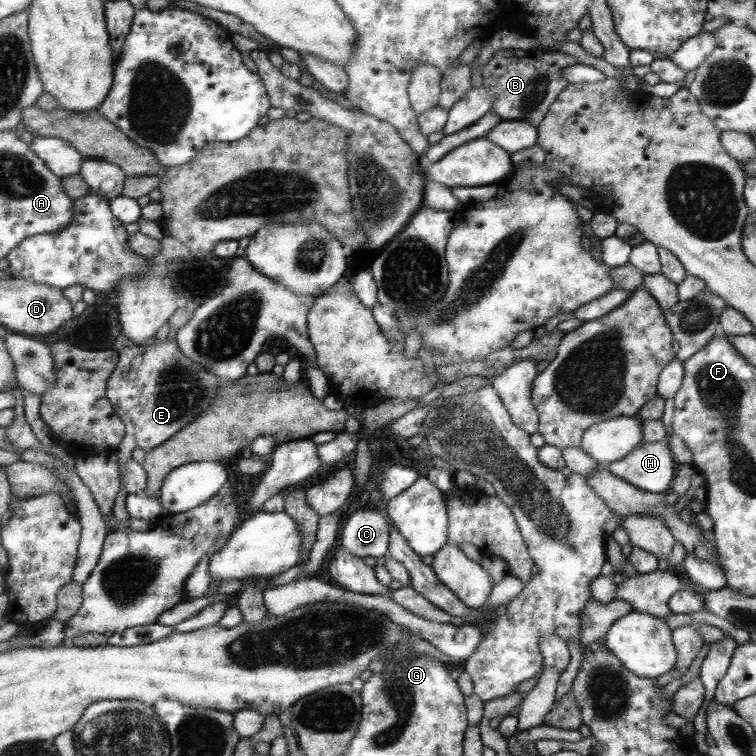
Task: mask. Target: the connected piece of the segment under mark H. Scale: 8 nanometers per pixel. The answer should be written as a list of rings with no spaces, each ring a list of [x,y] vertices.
[[[664,399],[664,409],[662,413],[662,423],[666,435],[655,442],[641,442],[629,455],[623,456],[622,459],[616,460],[614,463],[606,463],[606,469],[614,473],[615,476],[621,480],[627,482],[635,488],[642,489],[645,492],[650,493],[664,493],[668,492],[669,482],[674,478],[675,468],[673,468],[673,457],[672,452],[669,448],[670,438],[674,435],[672,431],[672,410],[673,410],[674,399]]]

